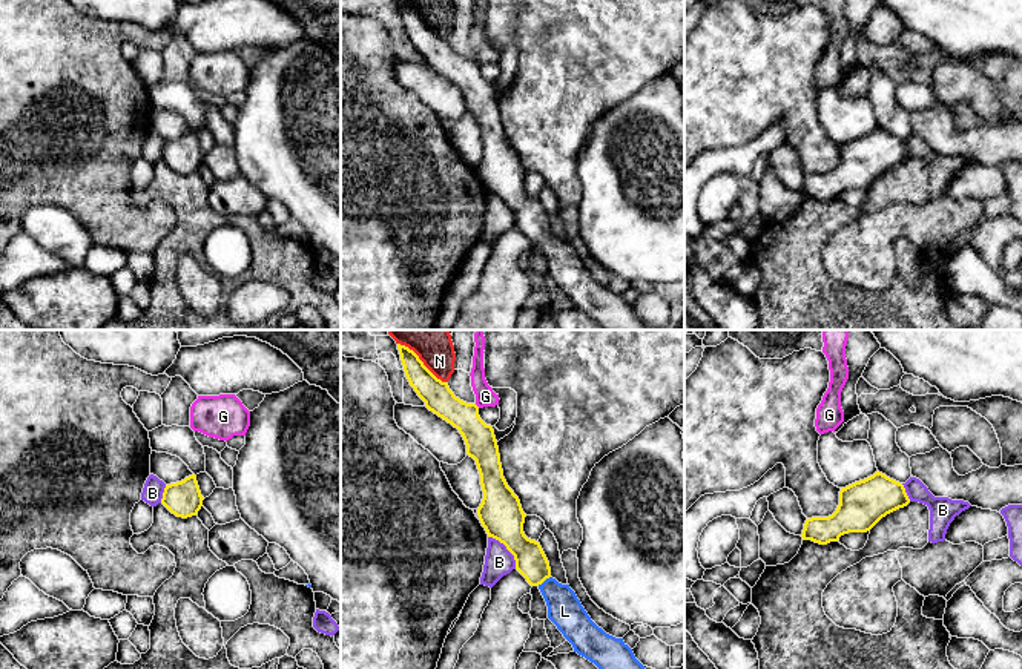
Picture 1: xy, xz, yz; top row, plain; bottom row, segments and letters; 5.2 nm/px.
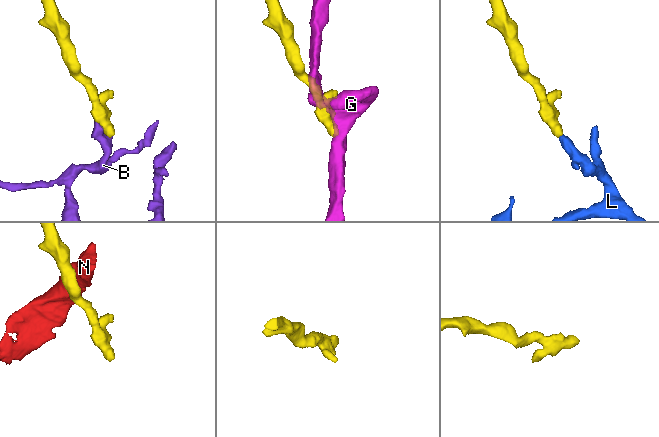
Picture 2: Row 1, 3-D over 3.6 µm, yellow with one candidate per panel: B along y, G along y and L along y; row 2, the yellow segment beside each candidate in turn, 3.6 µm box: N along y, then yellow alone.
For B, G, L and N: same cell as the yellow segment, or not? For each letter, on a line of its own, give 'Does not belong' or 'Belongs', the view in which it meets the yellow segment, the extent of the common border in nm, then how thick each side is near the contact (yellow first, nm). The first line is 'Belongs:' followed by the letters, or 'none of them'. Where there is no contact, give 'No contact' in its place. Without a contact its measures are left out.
Belongs: L
B: Does not belong. Touches yellow in xz. Shared border 220 nm. Thickness 220 nm (yellow) against 150 nm
G: Does not belong. Touches yellow in xz. Shared border 40 nm. Thickness 160 nm (yellow) against 100 nm
L: Belongs. Touches yellow in xz. Shared border 90 nm. Thickness 160 nm (yellow) against 180 nm
N: Does not belong. Touches yellow in xz. Shared border 340 nm. Thickness 150 nm (yellow) against 240 nm

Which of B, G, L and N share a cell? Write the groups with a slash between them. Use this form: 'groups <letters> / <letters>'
groups B / G / L / N

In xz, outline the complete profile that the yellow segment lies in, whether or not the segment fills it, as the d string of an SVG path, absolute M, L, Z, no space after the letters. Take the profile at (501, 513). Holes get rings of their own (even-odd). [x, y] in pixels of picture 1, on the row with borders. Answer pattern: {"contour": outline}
{"contour": "M401 344L397 350L410 385L430 411L459 430L466 454L476 460L483 491L477 516L488 537L503 543L514 555L516 569L540 589L548 618L574 652L598 669L645 669L623 638L606 634L591 620L569 585L551 577L540 543L523 532L526 514L503 477L494 430L480 419L479 407L456 397L448 384L437 379L413 350Z"}

